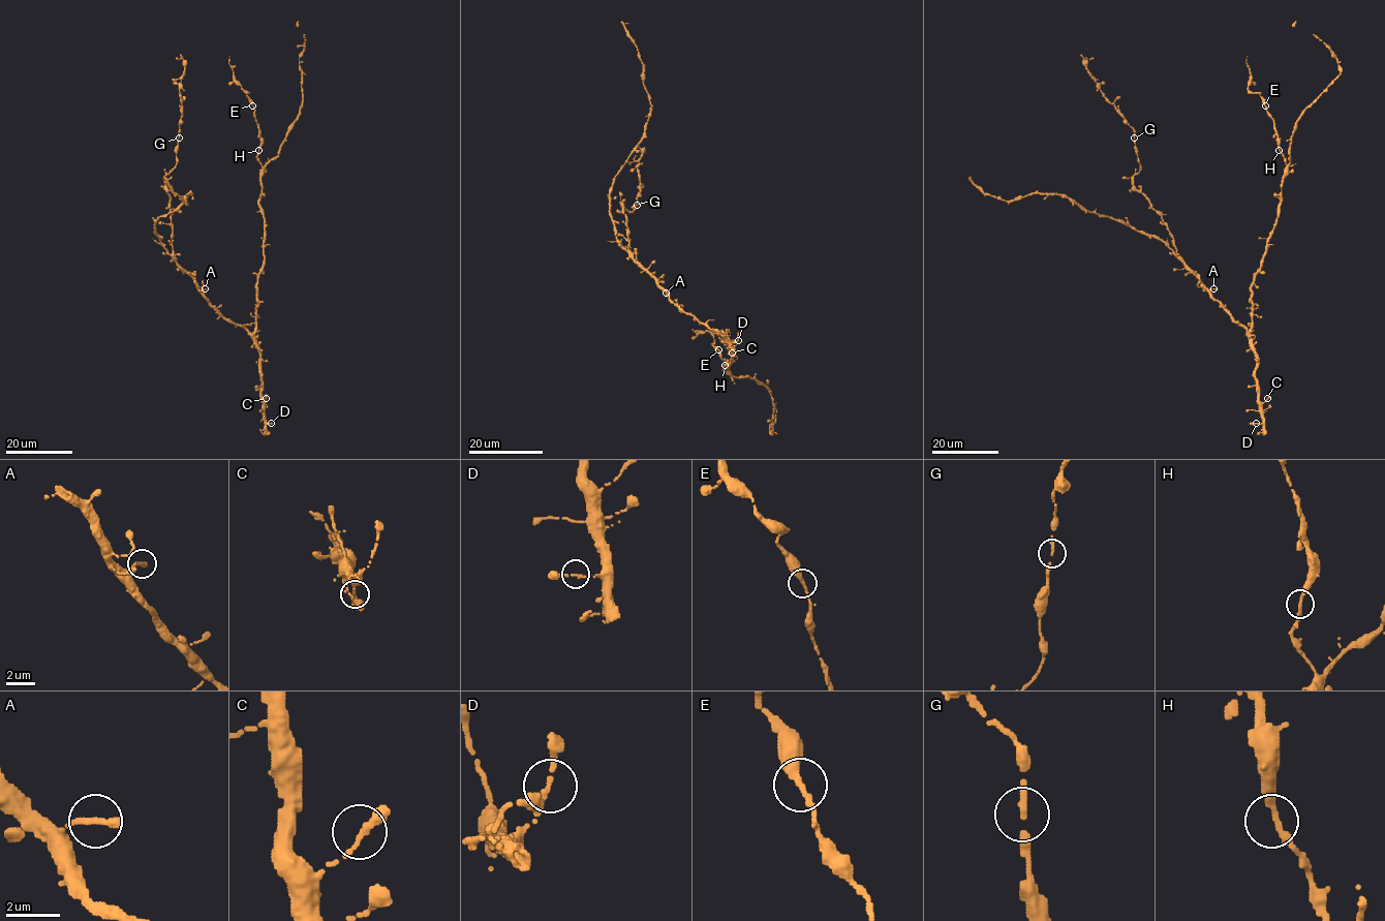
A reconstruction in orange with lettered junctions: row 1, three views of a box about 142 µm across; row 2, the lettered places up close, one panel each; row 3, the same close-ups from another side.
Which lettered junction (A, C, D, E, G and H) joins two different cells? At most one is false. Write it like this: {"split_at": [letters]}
{"split_at": []}

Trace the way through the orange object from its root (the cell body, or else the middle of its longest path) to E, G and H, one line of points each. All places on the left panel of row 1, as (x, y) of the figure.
E: (247, 331), (255, 329), (265, 232), (258, 204), (262, 164), (257, 157), (262, 137), (253, 105)
G: (247, 331), (226, 320), (209, 302), (173, 252), (165, 176), (177, 163), (179, 139)
H: (247, 331), (252, 333), (255, 329), (257, 276), (264, 263), (265, 220), (258, 204), (262, 189), (258, 150)

